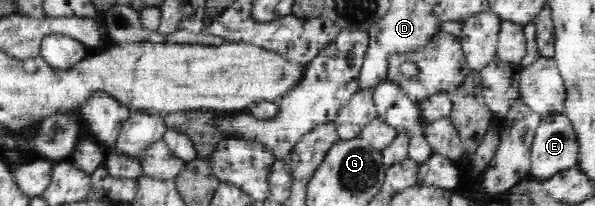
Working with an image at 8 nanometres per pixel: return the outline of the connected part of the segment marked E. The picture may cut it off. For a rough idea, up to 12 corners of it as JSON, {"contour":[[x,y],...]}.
{"contour":[[565,114],[540,118],[530,155],[537,180],[577,165]]}

